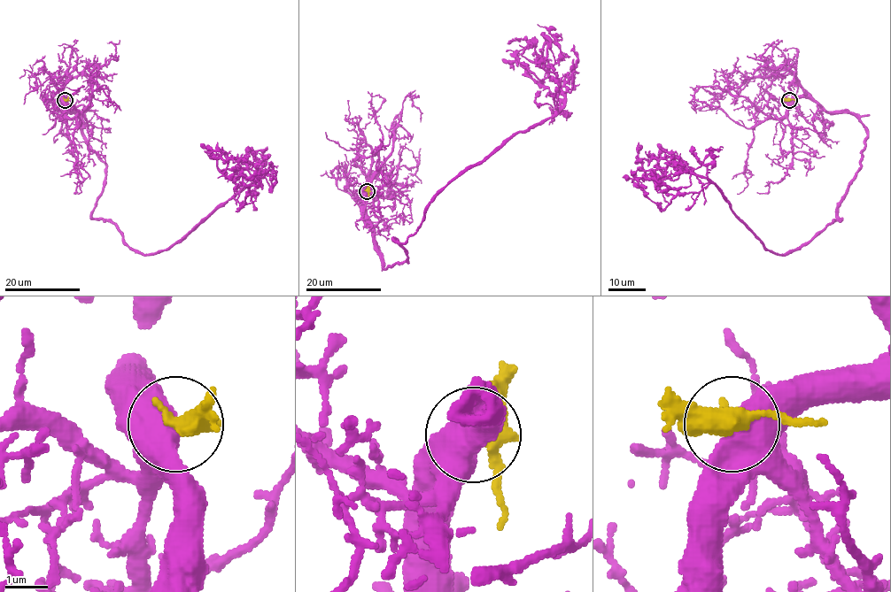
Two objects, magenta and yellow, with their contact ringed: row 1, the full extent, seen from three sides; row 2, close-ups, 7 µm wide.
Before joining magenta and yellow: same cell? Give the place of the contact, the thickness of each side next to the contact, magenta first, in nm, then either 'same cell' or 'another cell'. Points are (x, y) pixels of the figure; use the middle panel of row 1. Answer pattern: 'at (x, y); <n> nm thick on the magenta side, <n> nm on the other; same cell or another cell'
at (367, 191); 750 nm thick on the magenta side, 440 nm on the other; another cell

